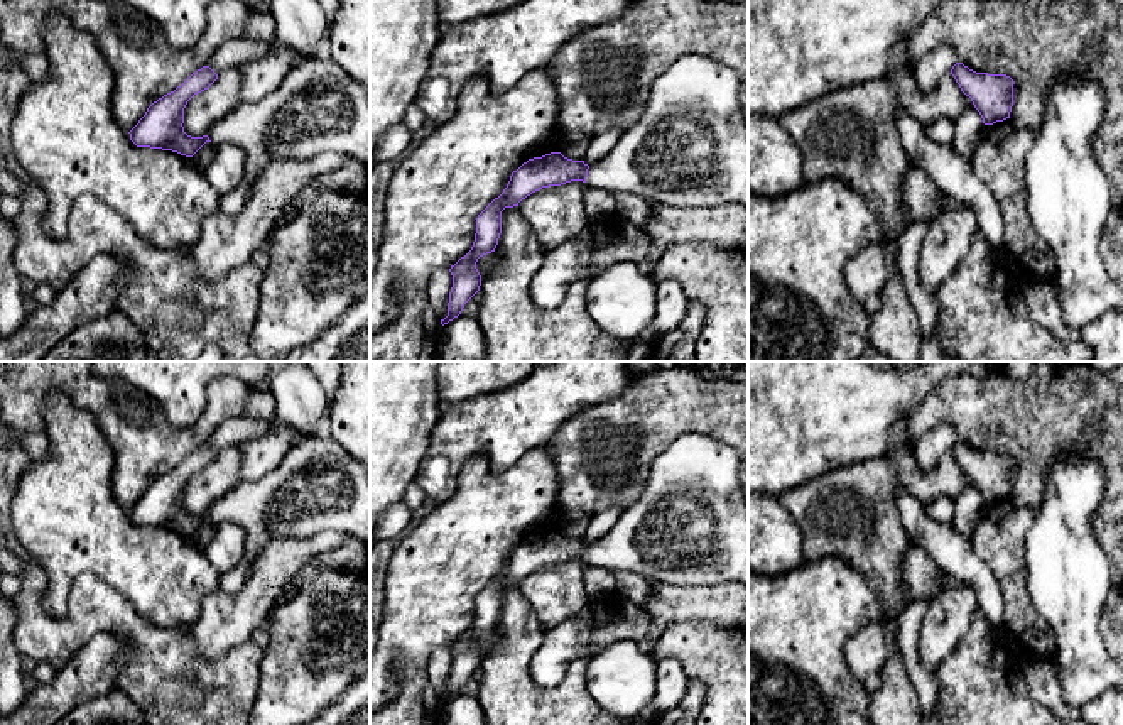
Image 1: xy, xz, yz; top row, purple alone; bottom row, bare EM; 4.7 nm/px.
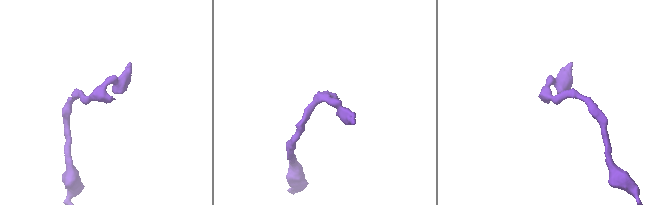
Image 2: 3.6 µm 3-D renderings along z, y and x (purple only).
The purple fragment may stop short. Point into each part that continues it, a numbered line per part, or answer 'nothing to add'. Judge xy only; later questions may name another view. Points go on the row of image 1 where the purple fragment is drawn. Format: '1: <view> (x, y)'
1: xy (316, 109)

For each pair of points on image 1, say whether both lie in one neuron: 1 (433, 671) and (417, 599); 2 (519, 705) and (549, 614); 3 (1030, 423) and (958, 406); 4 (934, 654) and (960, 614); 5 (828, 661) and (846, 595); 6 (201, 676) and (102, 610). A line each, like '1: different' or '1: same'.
1: different
2: different
3: same
4: same
5: same
6: same

